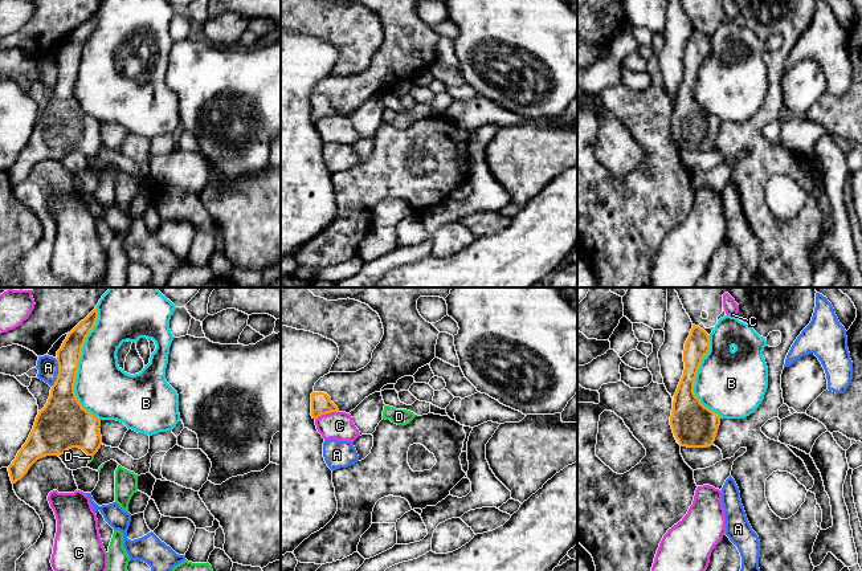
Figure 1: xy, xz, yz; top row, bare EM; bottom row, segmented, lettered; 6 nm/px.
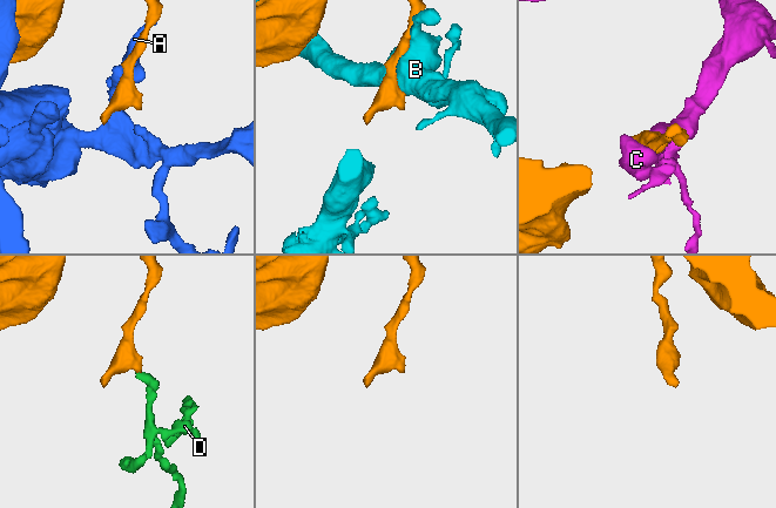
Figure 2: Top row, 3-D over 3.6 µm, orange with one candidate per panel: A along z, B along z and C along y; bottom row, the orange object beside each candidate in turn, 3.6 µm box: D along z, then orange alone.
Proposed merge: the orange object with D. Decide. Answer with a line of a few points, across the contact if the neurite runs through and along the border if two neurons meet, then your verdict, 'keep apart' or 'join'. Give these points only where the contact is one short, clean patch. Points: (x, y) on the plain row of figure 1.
line xy (62, 127), (90, 158), (89, 160); join

